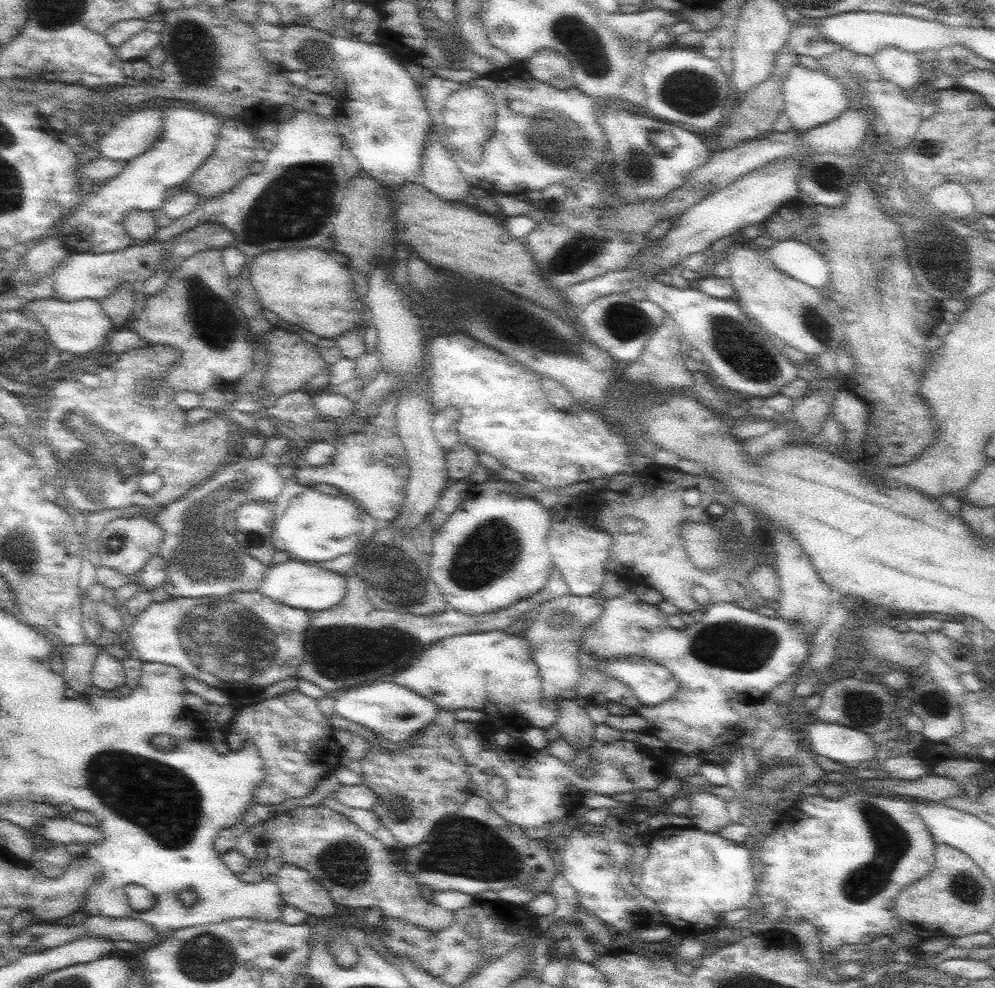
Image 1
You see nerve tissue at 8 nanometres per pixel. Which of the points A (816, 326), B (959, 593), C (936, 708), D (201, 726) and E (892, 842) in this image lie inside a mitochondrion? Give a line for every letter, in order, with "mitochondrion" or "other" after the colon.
A: mitochondrion
B: other
C: mitochondrion
D: other
E: mitochondrion

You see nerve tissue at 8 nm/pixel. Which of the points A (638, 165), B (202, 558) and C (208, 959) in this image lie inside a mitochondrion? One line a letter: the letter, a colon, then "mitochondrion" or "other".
A: mitochondrion
B: mitochondrion
C: mitochondrion

